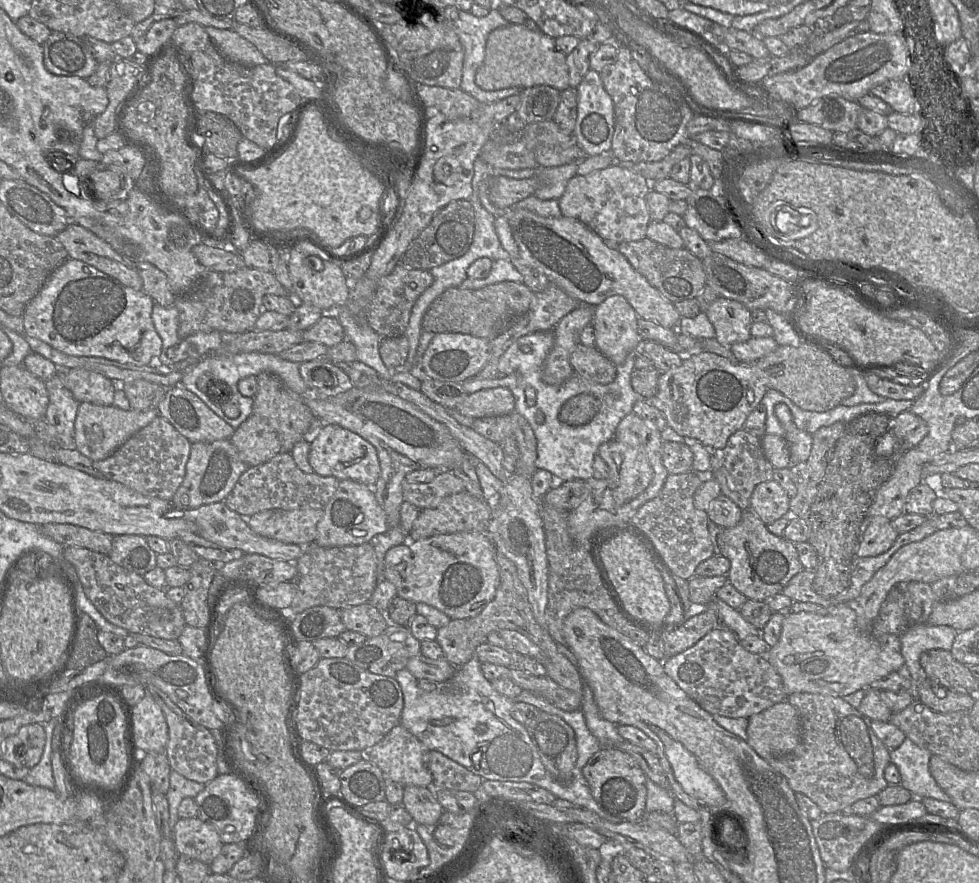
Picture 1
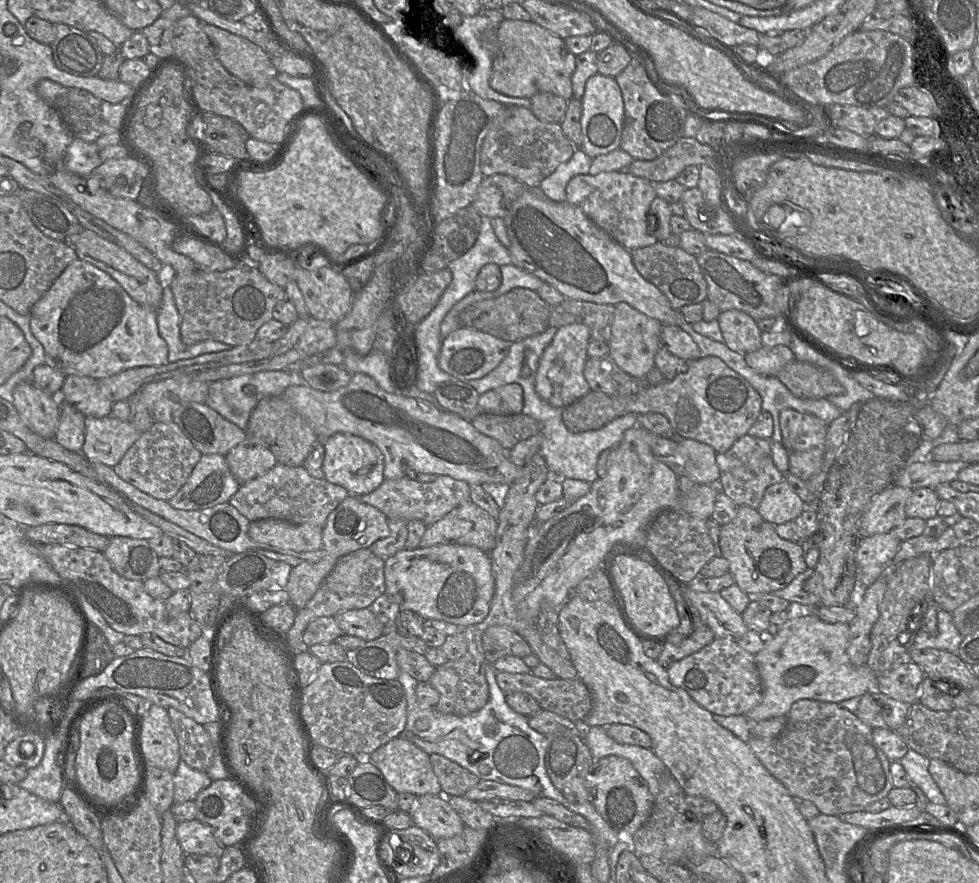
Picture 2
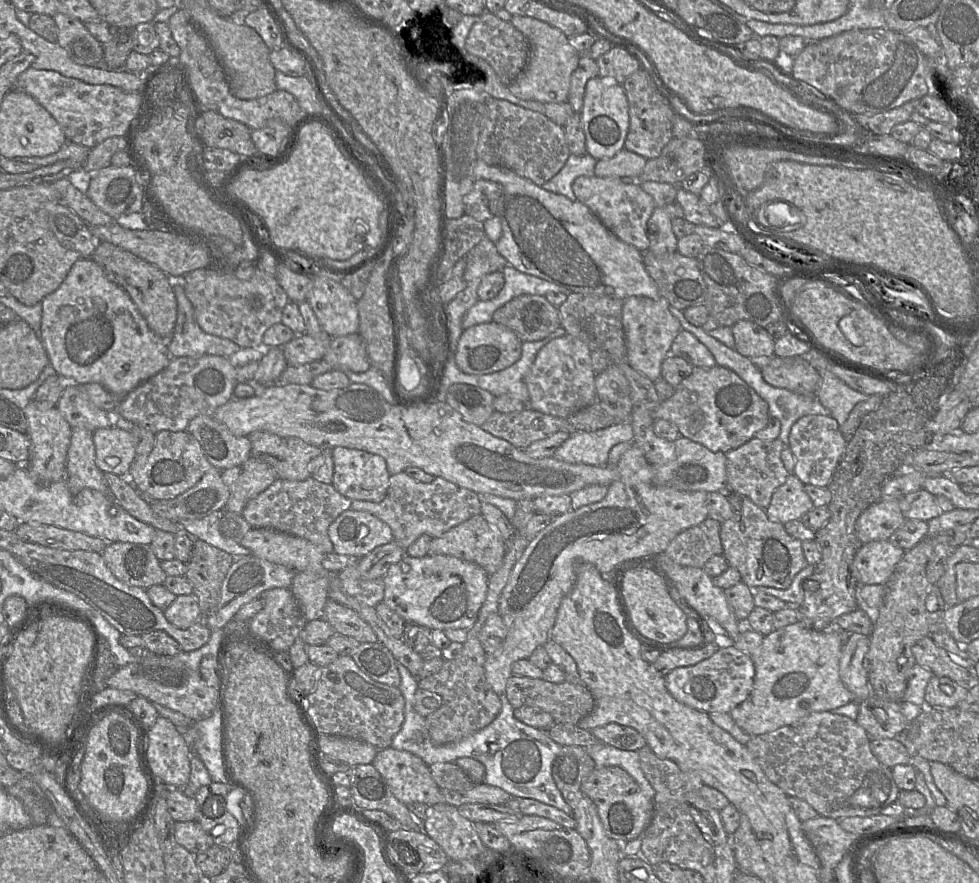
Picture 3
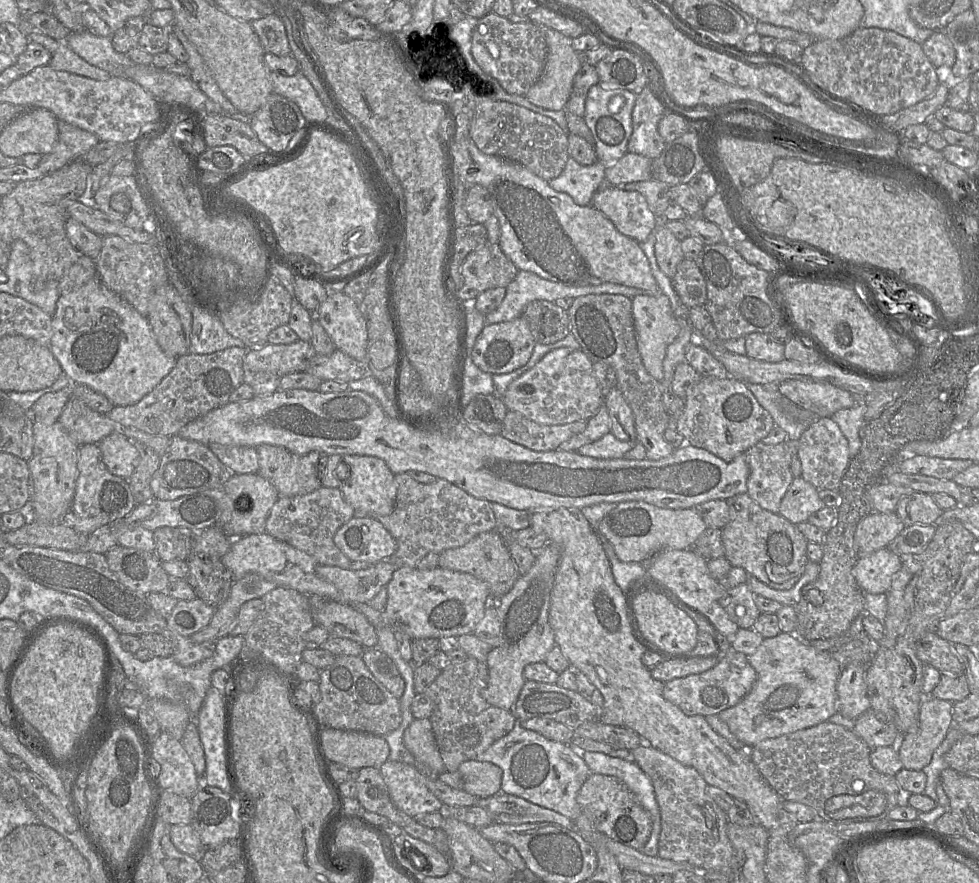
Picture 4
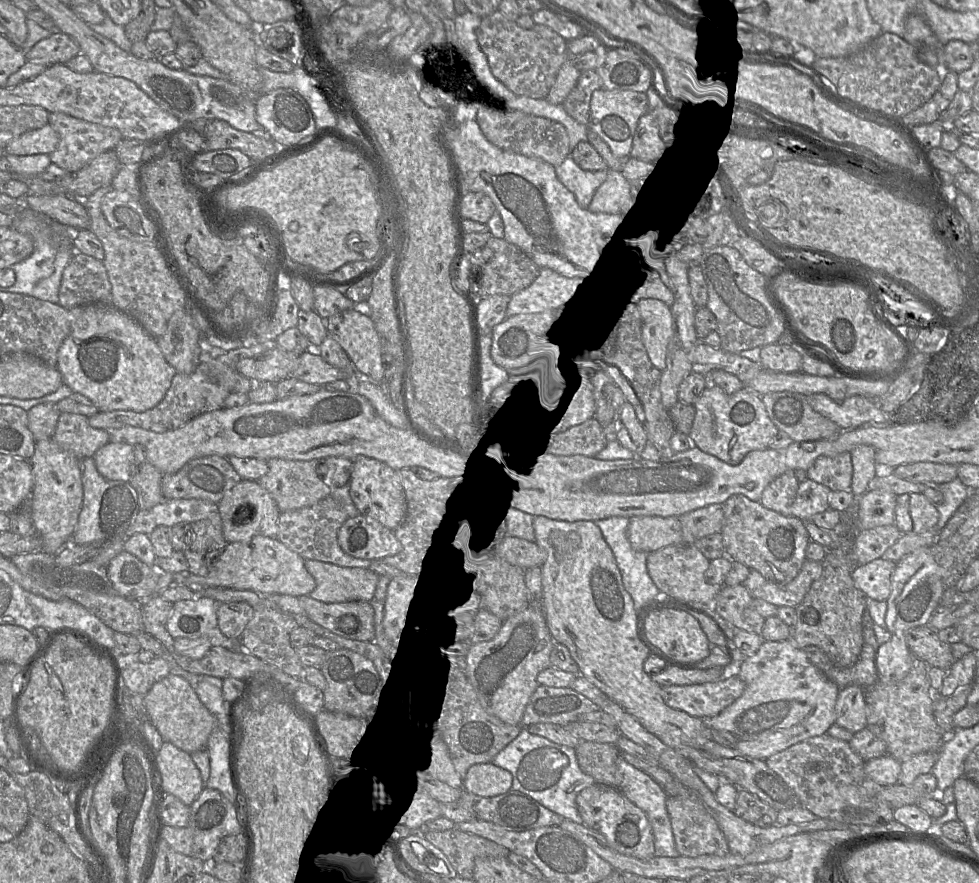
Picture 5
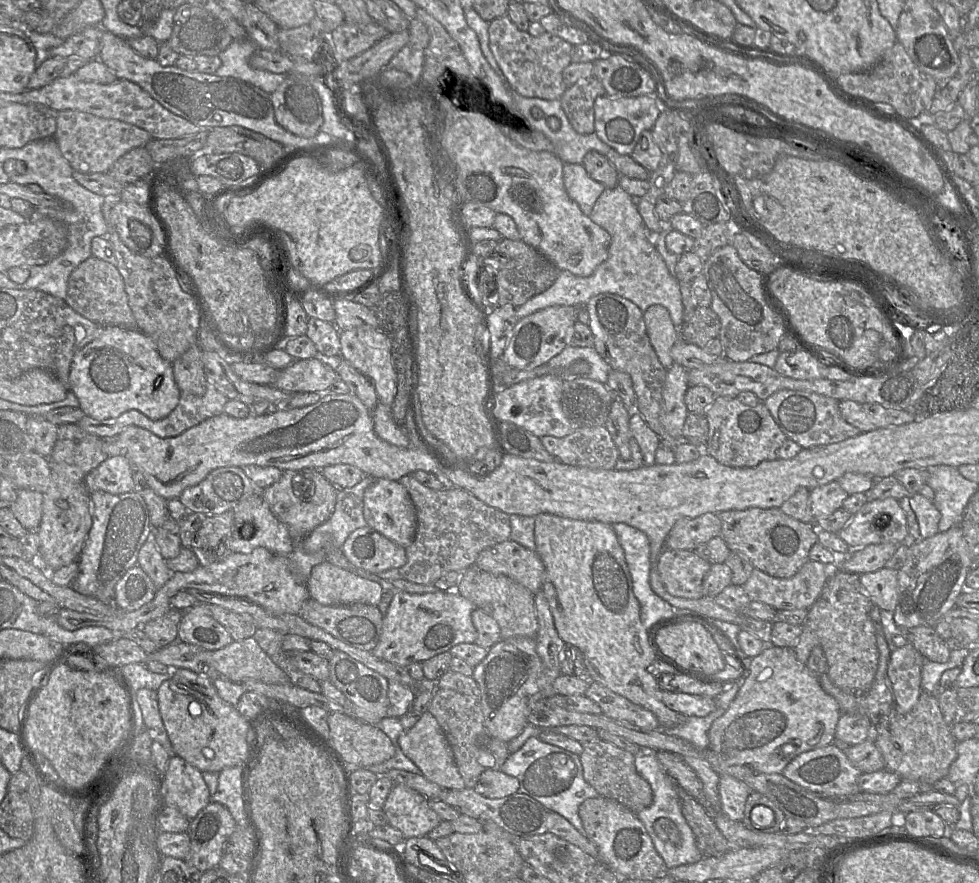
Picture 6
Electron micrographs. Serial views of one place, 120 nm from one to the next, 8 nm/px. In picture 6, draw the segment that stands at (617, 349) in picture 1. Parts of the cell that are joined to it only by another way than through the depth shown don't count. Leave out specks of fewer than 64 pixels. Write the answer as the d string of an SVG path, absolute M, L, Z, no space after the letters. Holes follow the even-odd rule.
M651 305L643 313L647 335L659 361L669 369L673 362L672 346L679 341L680 332L674 326L669 311L662 305Z

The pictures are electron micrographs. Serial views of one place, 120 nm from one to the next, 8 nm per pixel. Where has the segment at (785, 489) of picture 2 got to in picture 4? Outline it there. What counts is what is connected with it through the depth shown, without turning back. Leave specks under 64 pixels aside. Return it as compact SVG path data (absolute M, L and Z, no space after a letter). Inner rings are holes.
M794 477L781 501L779 514L795 525L806 522L811 514L825 506L818 492L802 477Z

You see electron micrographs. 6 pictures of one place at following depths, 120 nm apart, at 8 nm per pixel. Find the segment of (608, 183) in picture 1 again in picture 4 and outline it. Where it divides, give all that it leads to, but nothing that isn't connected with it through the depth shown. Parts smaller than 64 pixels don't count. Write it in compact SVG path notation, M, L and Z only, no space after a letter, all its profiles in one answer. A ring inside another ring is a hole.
M603 185L594 193L591 205L609 218L620 233L638 243L644 242L657 225L656 215L637 190Z

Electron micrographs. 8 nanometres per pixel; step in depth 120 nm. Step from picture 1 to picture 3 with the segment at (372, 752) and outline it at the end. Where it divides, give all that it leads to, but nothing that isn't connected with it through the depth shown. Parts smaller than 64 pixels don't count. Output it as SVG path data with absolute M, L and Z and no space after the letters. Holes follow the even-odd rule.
M388 747L378 751L372 765L403 804L434 806L444 802L429 767L416 755Z

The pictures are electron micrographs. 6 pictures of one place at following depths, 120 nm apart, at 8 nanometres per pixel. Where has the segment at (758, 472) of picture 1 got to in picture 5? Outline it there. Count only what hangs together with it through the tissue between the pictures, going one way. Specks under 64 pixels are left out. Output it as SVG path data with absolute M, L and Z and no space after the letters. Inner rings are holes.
M788 470L775 478L763 491L760 503L782 515L791 515L791 506L798 491L799 481L794 470Z

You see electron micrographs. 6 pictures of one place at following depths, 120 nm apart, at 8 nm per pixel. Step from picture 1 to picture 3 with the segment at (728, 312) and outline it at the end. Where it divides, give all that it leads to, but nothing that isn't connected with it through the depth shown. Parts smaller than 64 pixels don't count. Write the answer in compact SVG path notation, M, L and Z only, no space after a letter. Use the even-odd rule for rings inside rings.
M739 320L731 327L735 350L748 358L774 355L775 340L764 327L748 320Z

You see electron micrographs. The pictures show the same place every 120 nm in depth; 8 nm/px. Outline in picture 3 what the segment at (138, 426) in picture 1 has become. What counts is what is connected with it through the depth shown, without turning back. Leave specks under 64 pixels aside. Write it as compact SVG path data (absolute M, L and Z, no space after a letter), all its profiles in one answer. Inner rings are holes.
M111 426L93 431L92 437L97 467L104 473L127 477L130 466L136 458L131 433Z

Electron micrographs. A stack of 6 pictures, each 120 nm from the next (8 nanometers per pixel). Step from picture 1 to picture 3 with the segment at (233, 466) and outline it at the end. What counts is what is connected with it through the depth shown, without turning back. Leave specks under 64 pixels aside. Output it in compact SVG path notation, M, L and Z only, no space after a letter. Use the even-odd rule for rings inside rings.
M212 467L196 485L173 499L144 498L158 516L173 522L204 518L225 508L229 499L230 493L222 479L221 471Z

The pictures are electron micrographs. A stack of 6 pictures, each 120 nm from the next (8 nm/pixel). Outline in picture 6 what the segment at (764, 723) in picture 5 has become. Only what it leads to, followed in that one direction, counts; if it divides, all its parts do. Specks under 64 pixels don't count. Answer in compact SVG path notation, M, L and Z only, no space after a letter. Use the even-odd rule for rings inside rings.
M771 646L751 659L750 673L726 712L711 725L709 747L729 764L746 765L757 772L778 773L797 755L832 744L842 714L838 701L825 692L818 678L800 662L793 647Z

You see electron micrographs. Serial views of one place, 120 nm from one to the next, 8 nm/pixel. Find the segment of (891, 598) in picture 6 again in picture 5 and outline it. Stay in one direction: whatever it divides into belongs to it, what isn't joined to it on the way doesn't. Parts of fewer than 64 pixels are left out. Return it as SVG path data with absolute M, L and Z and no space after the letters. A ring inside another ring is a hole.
M883 557L858 565L853 570L854 583L867 597L877 601L887 601L891 594L895 567L895 562Z

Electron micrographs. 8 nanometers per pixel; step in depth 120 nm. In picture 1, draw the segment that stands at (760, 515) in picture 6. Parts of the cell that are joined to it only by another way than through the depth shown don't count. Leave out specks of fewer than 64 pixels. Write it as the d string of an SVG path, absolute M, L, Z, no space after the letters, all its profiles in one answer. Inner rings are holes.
M752 508L743 510L738 525L720 531L718 544L720 555L730 561L728 581L748 599L765 601L768 597L781 593L789 581L805 569L796 545L771 533Z

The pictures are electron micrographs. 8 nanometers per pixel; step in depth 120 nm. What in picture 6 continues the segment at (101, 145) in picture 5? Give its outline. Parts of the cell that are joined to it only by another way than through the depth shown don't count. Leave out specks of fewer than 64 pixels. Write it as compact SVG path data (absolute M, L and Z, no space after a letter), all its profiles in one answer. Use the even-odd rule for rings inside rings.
M77 110L58 112L54 138L71 167L84 174L107 173L121 156L134 148L145 147L153 139L147 131L132 124Z

